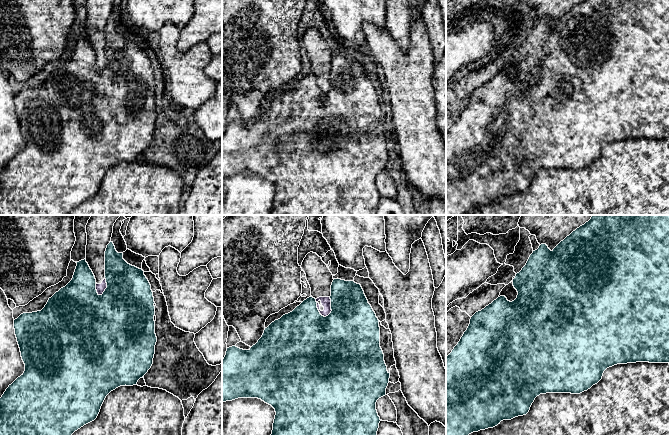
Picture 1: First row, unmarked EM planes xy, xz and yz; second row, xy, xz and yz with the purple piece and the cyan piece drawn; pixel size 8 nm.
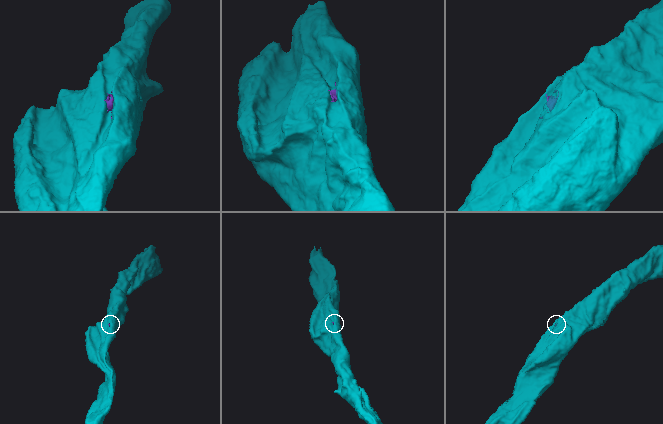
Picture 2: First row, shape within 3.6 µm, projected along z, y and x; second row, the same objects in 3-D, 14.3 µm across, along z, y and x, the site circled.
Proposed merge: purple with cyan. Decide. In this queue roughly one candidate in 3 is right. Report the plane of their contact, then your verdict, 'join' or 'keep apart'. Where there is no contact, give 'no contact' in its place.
meets purple in xz; keep apart

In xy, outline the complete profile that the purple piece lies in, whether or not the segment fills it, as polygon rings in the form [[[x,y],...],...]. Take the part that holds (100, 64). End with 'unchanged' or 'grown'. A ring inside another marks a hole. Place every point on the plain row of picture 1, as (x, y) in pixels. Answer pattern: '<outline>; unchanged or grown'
[[[87,0],[86,38],[96,55],[96,66],[102,71],[107,64],[105,27],[111,17],[114,0]]]; grown

